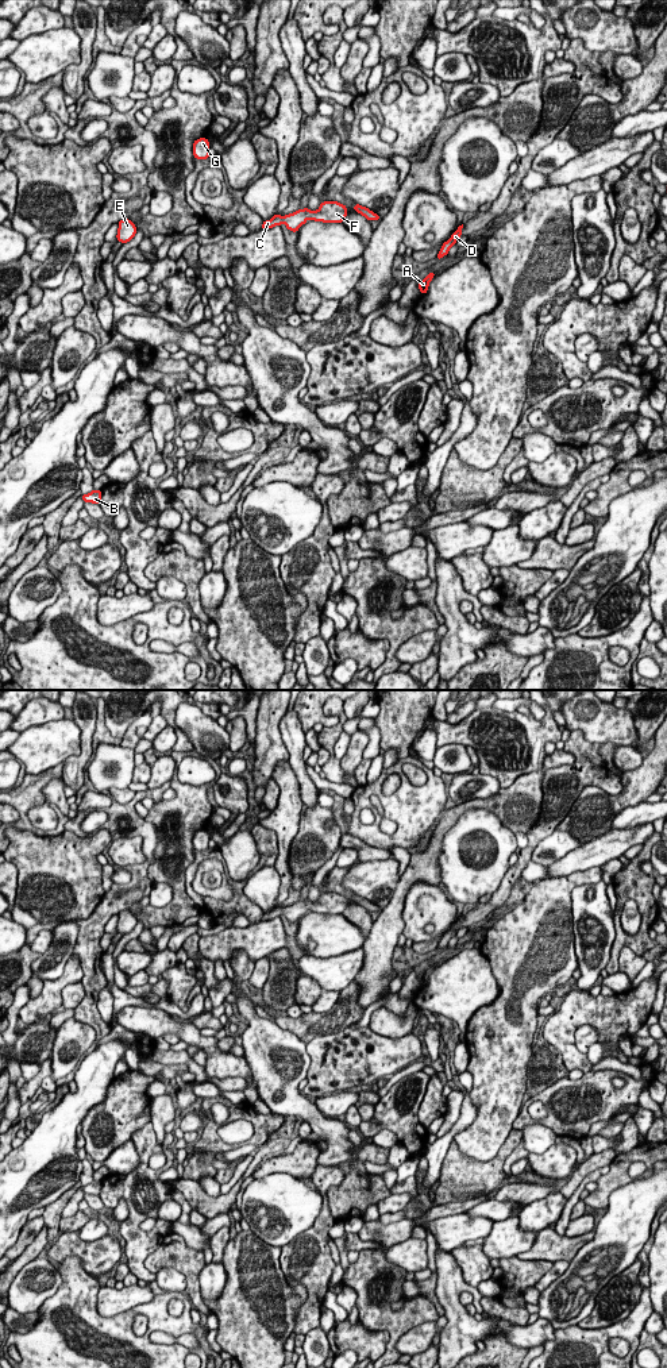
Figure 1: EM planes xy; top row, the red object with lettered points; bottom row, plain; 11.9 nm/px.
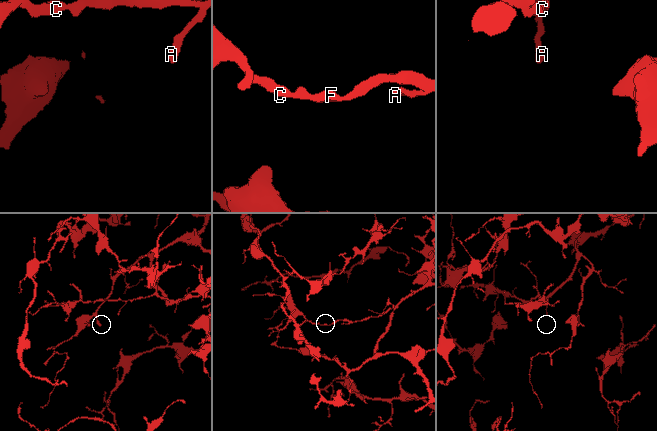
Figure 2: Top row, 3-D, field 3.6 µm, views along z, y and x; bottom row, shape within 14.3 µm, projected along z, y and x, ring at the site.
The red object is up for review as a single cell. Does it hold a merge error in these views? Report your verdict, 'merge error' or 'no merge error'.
no merge error

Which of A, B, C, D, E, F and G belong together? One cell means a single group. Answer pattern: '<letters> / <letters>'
A B C D E F G

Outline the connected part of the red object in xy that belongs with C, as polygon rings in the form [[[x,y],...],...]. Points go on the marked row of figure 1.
[[[323,201],[317,211],[304,208],[285,216],[275,213],[270,220],[263,220],[262,230],[273,228],[284,223],[288,230],[297,232],[308,219],[323,223],[343,223],[346,216],[346,205],[338,201]]]

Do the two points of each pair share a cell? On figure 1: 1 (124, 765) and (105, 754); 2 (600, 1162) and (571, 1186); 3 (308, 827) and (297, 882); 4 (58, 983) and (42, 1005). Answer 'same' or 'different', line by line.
1: same
2: same
3: same
4: same

